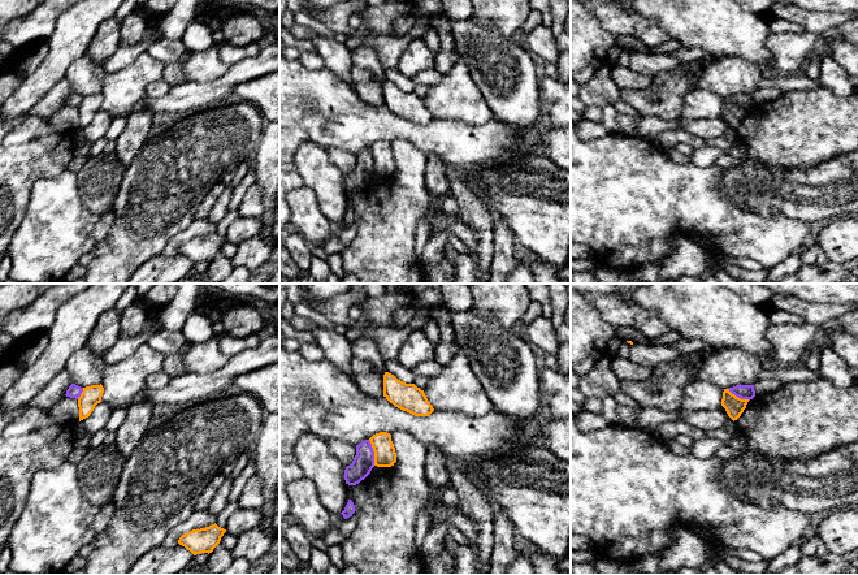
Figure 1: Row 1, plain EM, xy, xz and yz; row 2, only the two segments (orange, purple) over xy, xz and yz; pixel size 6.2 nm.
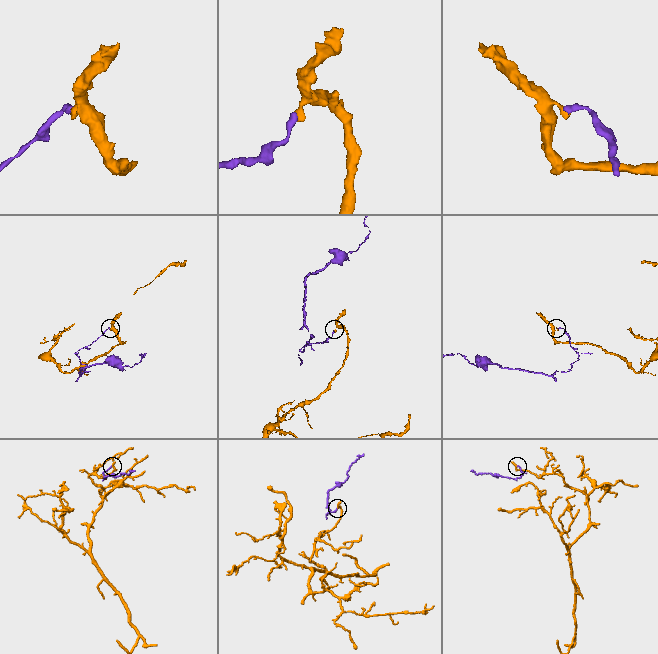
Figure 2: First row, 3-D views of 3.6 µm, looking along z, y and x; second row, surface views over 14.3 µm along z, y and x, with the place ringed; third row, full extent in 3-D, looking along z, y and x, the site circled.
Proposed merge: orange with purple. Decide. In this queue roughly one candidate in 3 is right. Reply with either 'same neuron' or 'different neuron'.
different neuron

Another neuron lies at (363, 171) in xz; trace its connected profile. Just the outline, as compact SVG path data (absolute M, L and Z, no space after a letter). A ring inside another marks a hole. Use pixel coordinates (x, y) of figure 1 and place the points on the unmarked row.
M369 148L356 154L356 164L344 178L344 189L348 194L356 194L364 189L374 176L374 160Z

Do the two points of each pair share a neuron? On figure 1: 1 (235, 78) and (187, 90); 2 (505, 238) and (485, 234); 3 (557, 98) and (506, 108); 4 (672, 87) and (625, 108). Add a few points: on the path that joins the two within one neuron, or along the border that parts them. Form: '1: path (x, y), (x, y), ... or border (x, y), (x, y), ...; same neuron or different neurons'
1: path (224, 86), (220, 90), (199, 90); same neuron
2: border (495, 216), (492, 267); different neurons
3: border (538, 78), (540, 106), (545, 115); different neurons
4: border (620, 98), (642, 116); different neurons

